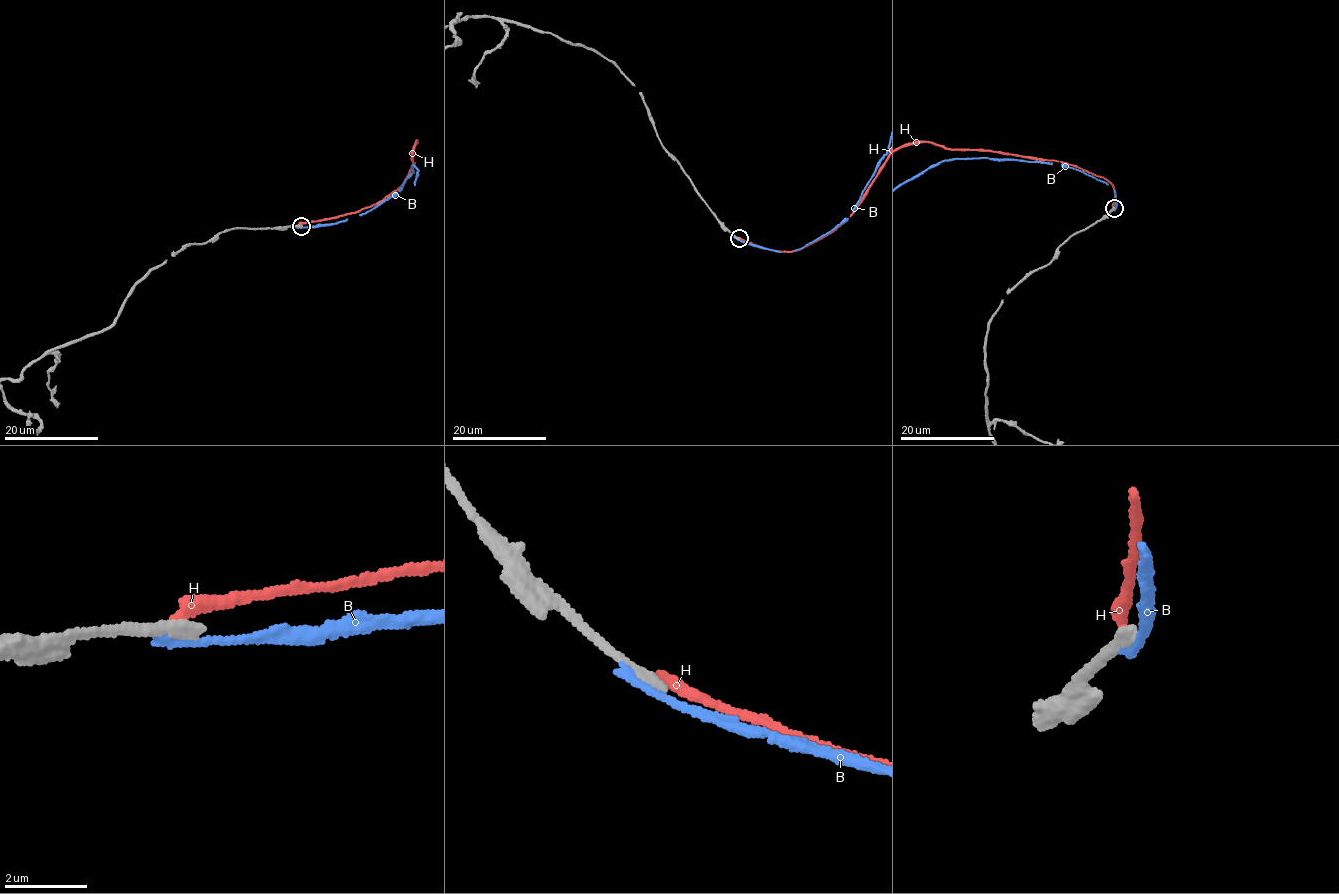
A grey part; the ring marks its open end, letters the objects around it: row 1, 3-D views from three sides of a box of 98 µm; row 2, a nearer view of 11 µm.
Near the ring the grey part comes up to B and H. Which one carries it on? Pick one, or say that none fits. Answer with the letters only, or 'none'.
none

